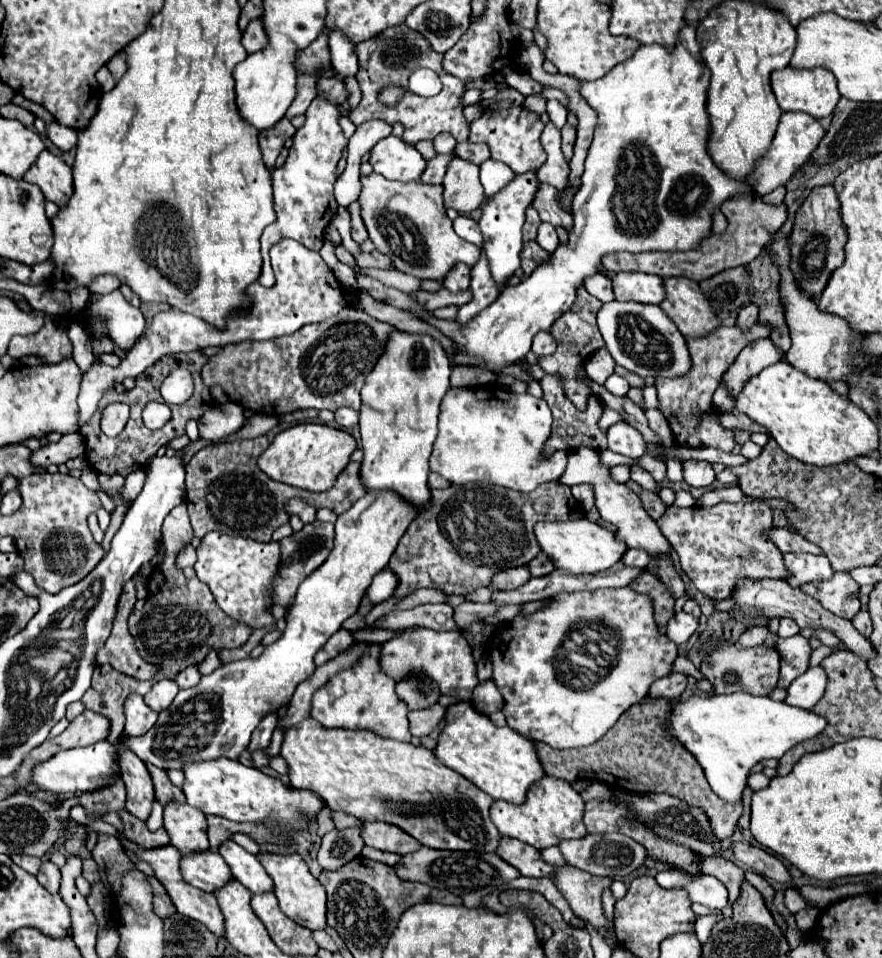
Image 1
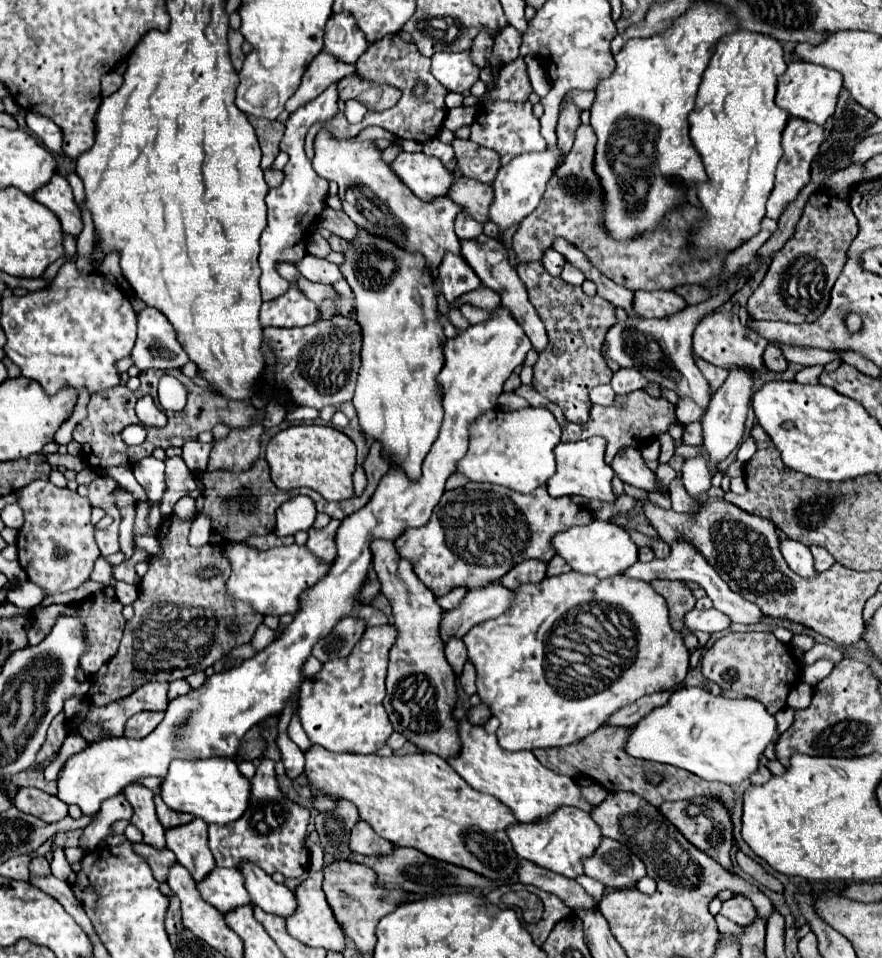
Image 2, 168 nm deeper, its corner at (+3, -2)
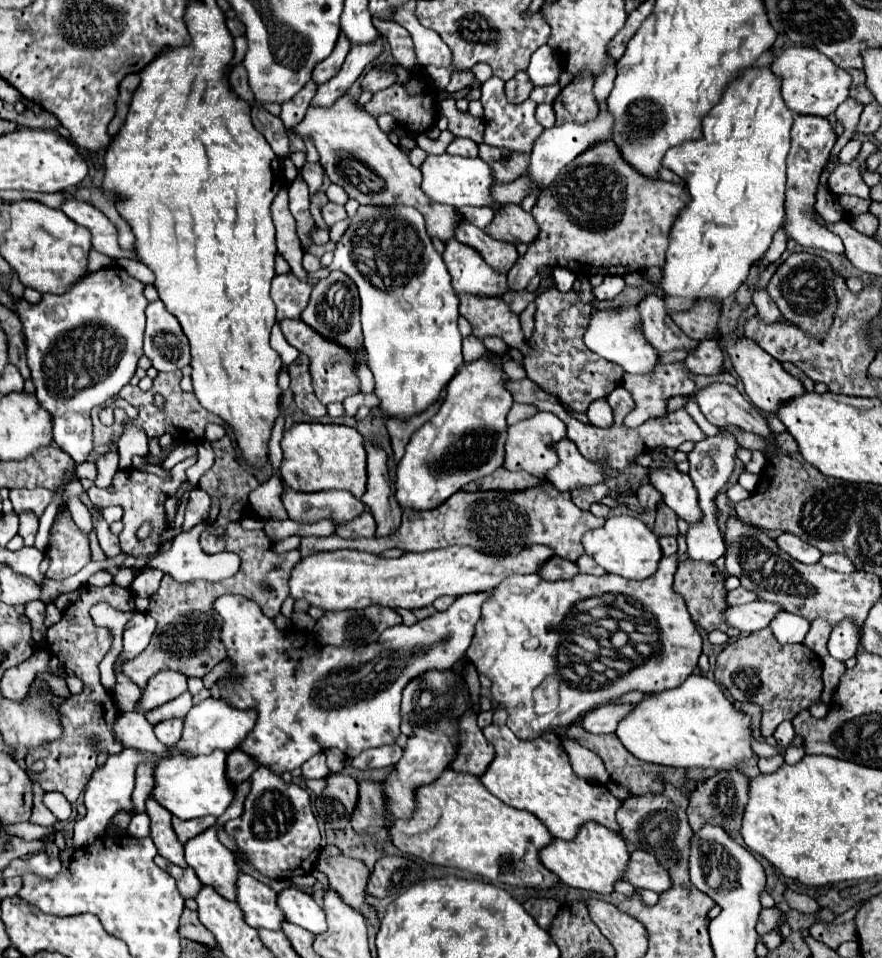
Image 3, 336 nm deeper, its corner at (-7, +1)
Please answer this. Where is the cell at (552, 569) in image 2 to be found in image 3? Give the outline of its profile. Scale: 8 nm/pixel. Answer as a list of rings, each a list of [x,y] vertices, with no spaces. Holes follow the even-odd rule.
[[[582,555],[576,563],[578,563],[578,567],[580,567],[582,573],[590,573],[590,575],[606,575],[606,571],[604,571],[602,567],[598,567],[598,565],[594,563],[594,559],[590,559],[588,555]]]

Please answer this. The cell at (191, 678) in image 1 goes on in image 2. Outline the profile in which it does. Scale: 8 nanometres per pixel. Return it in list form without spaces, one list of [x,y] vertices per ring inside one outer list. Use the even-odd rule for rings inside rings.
[[[174,680],[174,682],[170,682],[170,692],[168,692],[168,696],[170,698],[176,698],[176,696],[182,696],[182,694],[186,694],[190,690],[190,684],[188,684],[188,680]]]

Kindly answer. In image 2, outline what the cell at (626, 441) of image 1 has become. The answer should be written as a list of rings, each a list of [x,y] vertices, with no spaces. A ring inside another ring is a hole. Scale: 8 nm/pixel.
[[[628,446],[628,450],[620,450],[620,454],[616,454],[616,458],[612,460],[610,466],[616,472],[616,476],[626,484],[632,484],[632,486],[648,490],[648,492],[660,490],[660,484],[658,484],[654,472],[646,466],[640,448]]]

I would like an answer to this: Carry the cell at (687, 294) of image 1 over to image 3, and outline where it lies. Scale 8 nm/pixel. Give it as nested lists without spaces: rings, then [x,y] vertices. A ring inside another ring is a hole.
[[[740,337],[738,341],[730,341],[726,345],[726,353],[728,353],[728,357],[730,357],[732,365],[734,365],[734,371],[738,373],[738,377],[744,383],[746,395],[750,397],[750,401],[760,411],[776,415],[778,409],[782,407],[782,403],[788,403],[790,399],[794,399],[794,397],[804,393],[802,383],[796,377],[792,377],[788,371],[784,371],[780,361],[776,361],[772,355],[768,355],[764,349],[760,349],[754,341],[744,339],[744,337]]]

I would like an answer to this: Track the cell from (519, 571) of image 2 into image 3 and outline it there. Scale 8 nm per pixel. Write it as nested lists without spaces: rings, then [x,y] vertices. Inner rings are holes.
[[[552,557],[550,561],[546,561],[538,575],[542,575],[546,581],[560,581],[560,579],[572,579],[574,575],[578,575],[578,565],[574,561],[562,559],[562,557]]]

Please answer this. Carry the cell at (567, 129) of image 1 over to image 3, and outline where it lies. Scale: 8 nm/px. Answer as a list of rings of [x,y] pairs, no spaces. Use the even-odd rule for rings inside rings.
[[[578,73],[574,79],[560,91],[560,95],[554,101],[554,113],[556,123],[586,123],[598,115],[598,103],[592,93],[594,75],[590,73]]]

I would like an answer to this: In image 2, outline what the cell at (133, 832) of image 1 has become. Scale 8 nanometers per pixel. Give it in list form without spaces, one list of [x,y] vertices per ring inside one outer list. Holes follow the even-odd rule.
[[[136,842],[136,844],[132,844],[132,850],[136,850],[136,854],[140,854],[146,860],[146,864],[150,866],[150,870],[158,882],[166,880],[168,868],[172,866],[172,862],[176,862],[172,850],[168,850],[168,848],[156,850],[154,846],[148,846],[144,842]]]

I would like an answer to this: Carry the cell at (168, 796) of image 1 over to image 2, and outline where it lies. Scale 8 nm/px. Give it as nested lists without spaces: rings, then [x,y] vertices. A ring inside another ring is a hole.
[[[160,792],[154,796],[156,802],[156,812],[158,812],[158,820],[164,828],[172,828],[172,826],[180,826],[190,822],[190,814],[176,814],[176,810],[168,810],[168,806],[164,806],[164,800],[160,798]]]

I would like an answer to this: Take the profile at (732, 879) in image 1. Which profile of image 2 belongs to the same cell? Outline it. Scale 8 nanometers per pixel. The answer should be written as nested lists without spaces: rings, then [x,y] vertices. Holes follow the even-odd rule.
[[[734,894],[730,900],[726,900],[722,904],[720,914],[730,918],[732,922],[736,922],[740,926],[746,926],[748,922],[752,922],[752,918],[756,914],[756,908],[754,908],[754,904],[750,900],[746,900],[746,896]]]

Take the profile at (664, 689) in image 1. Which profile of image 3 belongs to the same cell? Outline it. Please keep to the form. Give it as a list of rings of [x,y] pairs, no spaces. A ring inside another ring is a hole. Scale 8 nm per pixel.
[[[602,705],[586,715],[580,725],[592,733],[614,733],[618,721],[632,709],[634,705]]]

